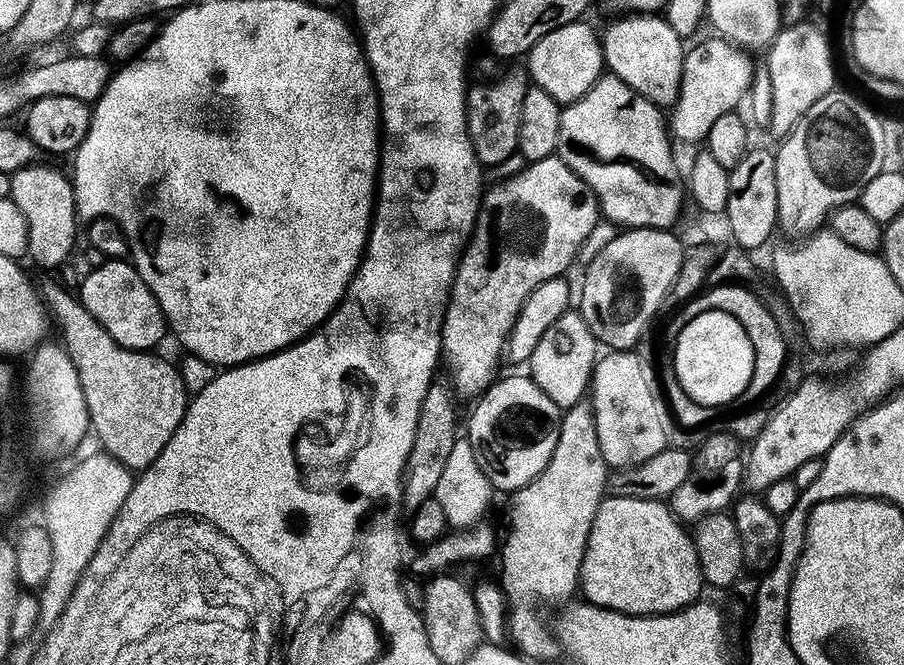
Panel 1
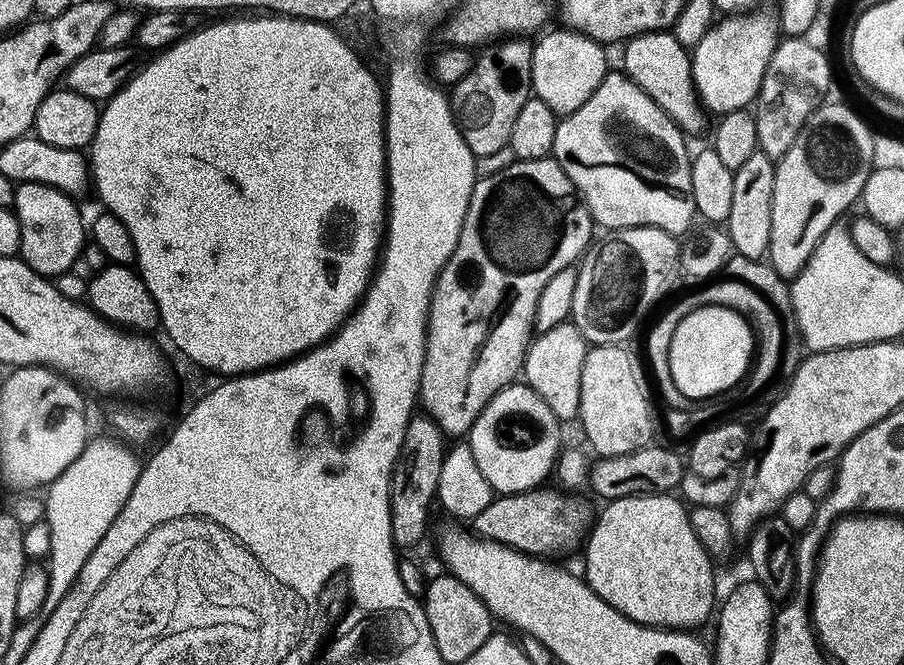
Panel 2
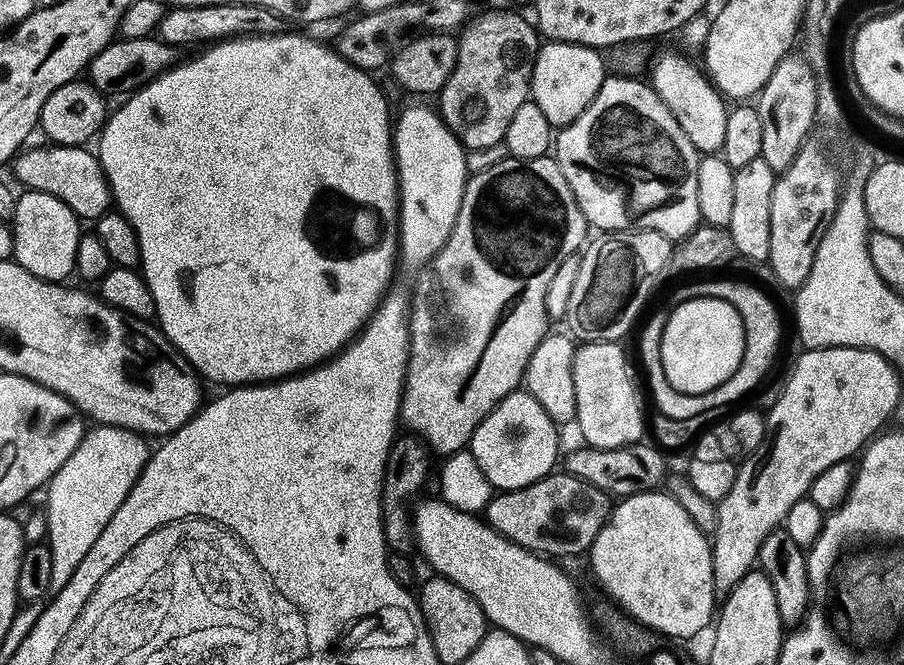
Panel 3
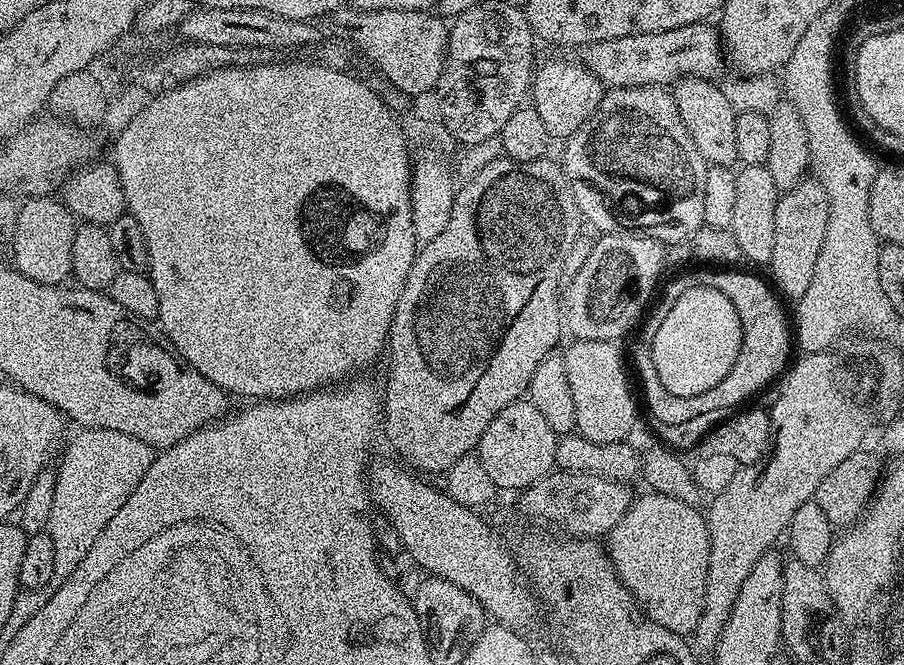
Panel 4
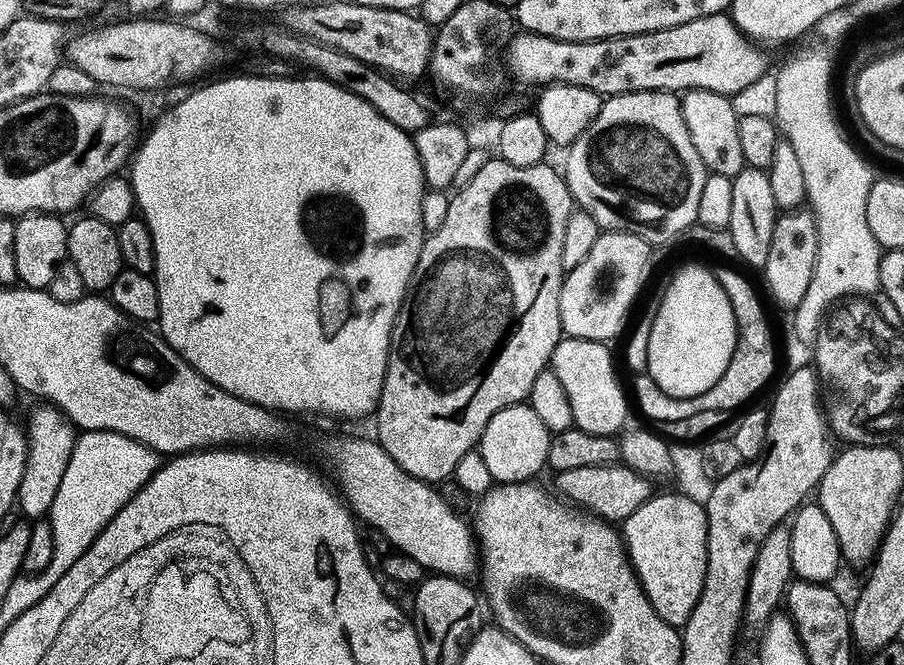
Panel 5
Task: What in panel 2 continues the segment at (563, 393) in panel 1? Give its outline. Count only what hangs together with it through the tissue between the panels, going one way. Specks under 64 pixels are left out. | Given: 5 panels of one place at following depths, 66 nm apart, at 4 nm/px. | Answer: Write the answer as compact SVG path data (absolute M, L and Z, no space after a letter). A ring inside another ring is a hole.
M565 322L554 326L554 330L539 333L528 346L524 356L522 369L523 383L533 388L554 410L557 420L567 422L575 421L580 415L580 399L582 398L582 366L586 362L586 354L590 345L584 335L576 329L576 325Z

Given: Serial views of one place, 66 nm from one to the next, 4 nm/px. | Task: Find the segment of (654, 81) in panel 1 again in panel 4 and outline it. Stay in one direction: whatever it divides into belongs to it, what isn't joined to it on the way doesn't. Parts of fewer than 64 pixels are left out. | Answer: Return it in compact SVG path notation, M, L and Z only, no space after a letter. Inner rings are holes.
M685 76L675 85L674 95L678 114L690 138L694 138L694 146L698 146L698 154L702 154L705 164L732 168L738 161L738 138L734 135L737 112L722 94L719 83L702 76Z

